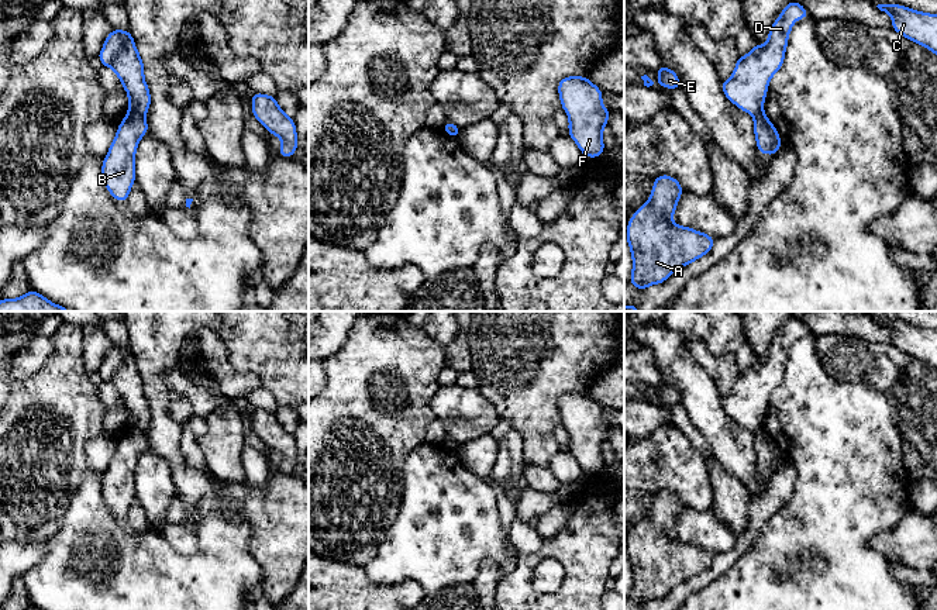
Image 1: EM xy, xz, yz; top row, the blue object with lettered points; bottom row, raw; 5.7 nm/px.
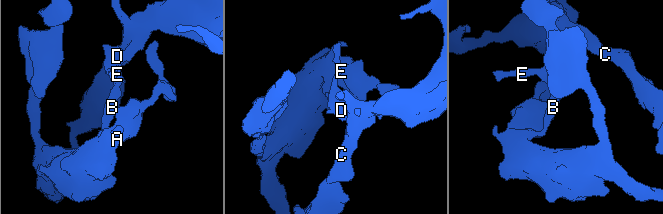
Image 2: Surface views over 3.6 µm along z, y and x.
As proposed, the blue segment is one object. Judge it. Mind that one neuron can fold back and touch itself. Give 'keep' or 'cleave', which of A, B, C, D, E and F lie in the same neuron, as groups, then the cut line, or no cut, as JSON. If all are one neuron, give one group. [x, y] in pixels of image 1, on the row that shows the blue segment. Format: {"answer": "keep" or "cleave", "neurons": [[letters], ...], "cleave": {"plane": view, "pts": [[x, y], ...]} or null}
{"answer": "cleave", "neurons": [["A", "B", "F"], ["C", "D", "E"]], "cleave": {"plane": "xy", "pts": [[128, 113], [144, 117]]}}

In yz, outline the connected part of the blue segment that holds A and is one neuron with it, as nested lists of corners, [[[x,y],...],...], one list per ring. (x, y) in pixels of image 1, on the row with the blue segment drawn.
[[[655,178],[650,200],[628,220],[626,239],[633,258],[628,283],[637,289],[664,283],[675,270],[709,254],[714,245],[713,237],[672,223],[682,192],[675,178]]]

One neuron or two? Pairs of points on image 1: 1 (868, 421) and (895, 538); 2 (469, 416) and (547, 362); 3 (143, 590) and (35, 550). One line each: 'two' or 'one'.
1: two
2: two
3: two

